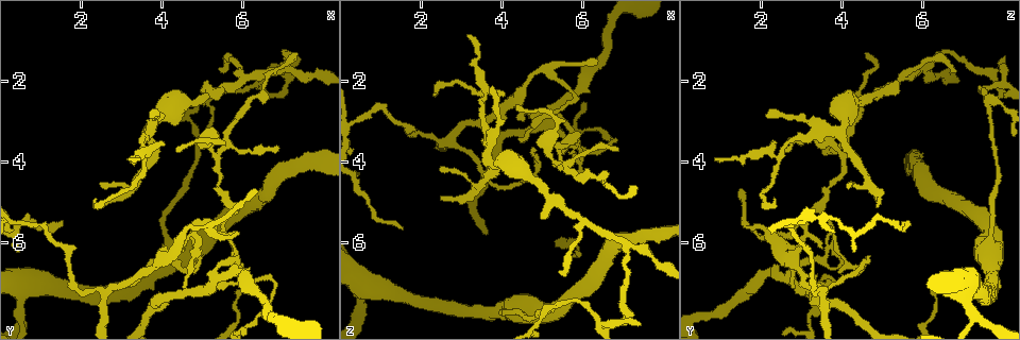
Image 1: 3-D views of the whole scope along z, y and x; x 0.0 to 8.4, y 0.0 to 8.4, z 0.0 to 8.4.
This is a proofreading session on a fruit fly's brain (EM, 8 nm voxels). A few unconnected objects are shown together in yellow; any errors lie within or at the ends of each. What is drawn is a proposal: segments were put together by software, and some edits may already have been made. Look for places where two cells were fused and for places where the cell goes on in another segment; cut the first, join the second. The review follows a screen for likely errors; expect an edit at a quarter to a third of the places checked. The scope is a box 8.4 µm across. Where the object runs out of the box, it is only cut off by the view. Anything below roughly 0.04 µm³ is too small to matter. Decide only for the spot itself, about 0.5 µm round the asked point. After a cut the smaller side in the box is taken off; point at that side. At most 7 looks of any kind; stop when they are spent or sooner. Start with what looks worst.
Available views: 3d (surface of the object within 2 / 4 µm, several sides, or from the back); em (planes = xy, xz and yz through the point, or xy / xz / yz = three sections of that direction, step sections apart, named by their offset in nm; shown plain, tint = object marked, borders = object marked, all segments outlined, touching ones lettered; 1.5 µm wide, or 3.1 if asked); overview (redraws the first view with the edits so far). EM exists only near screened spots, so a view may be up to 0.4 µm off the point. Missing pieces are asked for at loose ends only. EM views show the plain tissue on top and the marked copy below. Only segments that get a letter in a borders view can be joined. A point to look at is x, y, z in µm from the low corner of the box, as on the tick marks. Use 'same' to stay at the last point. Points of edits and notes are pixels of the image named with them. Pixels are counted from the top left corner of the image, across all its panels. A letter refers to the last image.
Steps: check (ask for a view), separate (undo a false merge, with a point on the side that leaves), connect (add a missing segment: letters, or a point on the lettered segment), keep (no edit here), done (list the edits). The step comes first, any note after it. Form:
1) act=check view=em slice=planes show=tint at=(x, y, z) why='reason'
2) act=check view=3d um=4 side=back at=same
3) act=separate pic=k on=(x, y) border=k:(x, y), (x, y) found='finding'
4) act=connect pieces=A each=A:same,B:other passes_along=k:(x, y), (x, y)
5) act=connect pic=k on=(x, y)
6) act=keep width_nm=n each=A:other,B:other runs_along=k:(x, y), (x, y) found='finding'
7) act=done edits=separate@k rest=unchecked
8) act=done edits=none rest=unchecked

act=check view=3d um=4 at=(6.95, 3.60, 3.70) why='an open end'

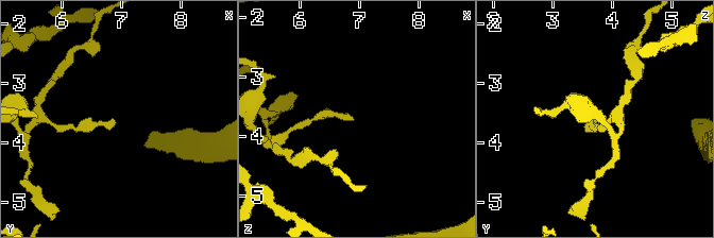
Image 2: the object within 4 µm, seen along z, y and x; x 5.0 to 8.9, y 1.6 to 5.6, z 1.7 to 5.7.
act=check view=em slice=planes show=borders at=(6.90, 3.65, 3.75) why='now the EM'

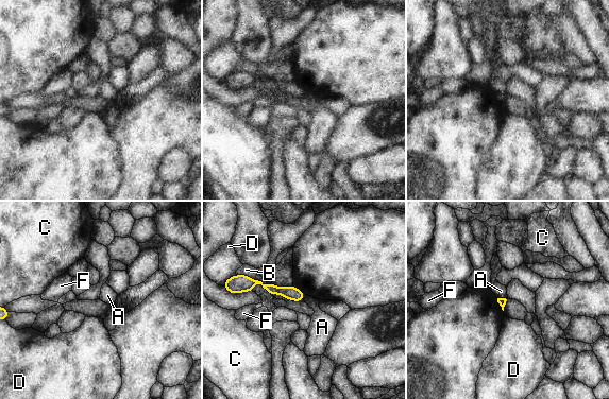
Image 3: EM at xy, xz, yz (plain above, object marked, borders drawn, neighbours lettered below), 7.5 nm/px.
act=keep each=A:other,B:other,C:other,D:other,F:other border=3:(497, 297), (506, 299) found='no lettered segment goes on from it'

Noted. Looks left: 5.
act=check view=3d um=2 at=(7.05, 1.65, 6.10) why='arms part here'

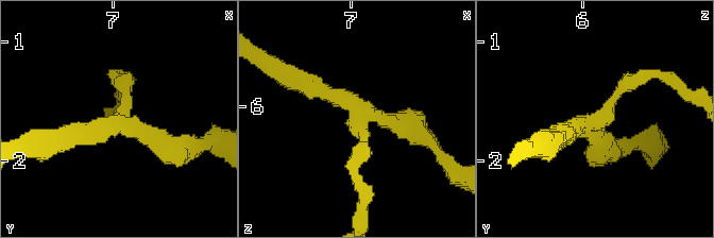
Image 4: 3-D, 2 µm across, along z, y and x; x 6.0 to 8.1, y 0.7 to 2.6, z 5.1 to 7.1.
act=check view=em slice=xz step=4 show=tint at=(7.04, 1.64, 6.12) arms=3

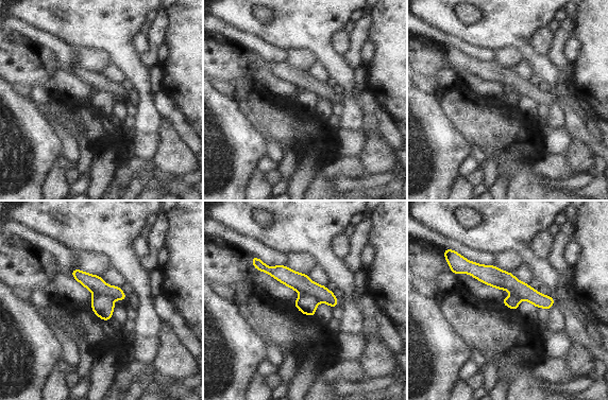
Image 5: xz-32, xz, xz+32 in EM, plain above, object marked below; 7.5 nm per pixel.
act=check view=em slice=planes show=borders at=same

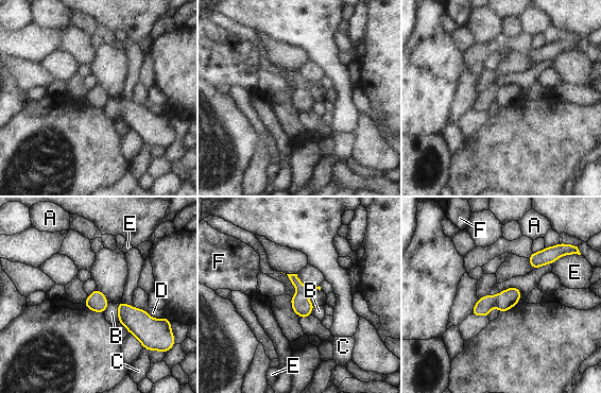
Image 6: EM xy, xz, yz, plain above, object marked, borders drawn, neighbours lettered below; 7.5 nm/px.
act=separate pic=6 on=(483, 306) longest_contact=D:160nm each=A:other,B:other,C:other,D:other,E:other,F:other border=6:(495, 296), (496, 305) found='two cells meet here'

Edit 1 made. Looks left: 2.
act=check view=em slice=planes show=borders at=(4.10, 5.45, 7.70) why='thick turns thin'

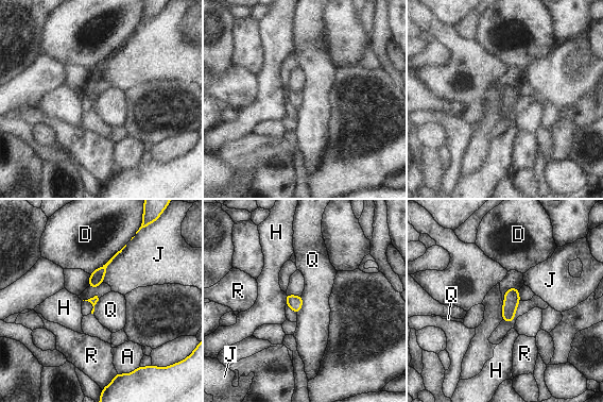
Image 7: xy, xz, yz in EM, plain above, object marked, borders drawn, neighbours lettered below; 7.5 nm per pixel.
act=keep width_nm=60 each=A:other,D:other,H:other,J:other,Q:other,R:other border=7:(302, 296), (302, 308), (297, 314) found='one cell here'

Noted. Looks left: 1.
act=done edits=separate@6 rest=unchecked

